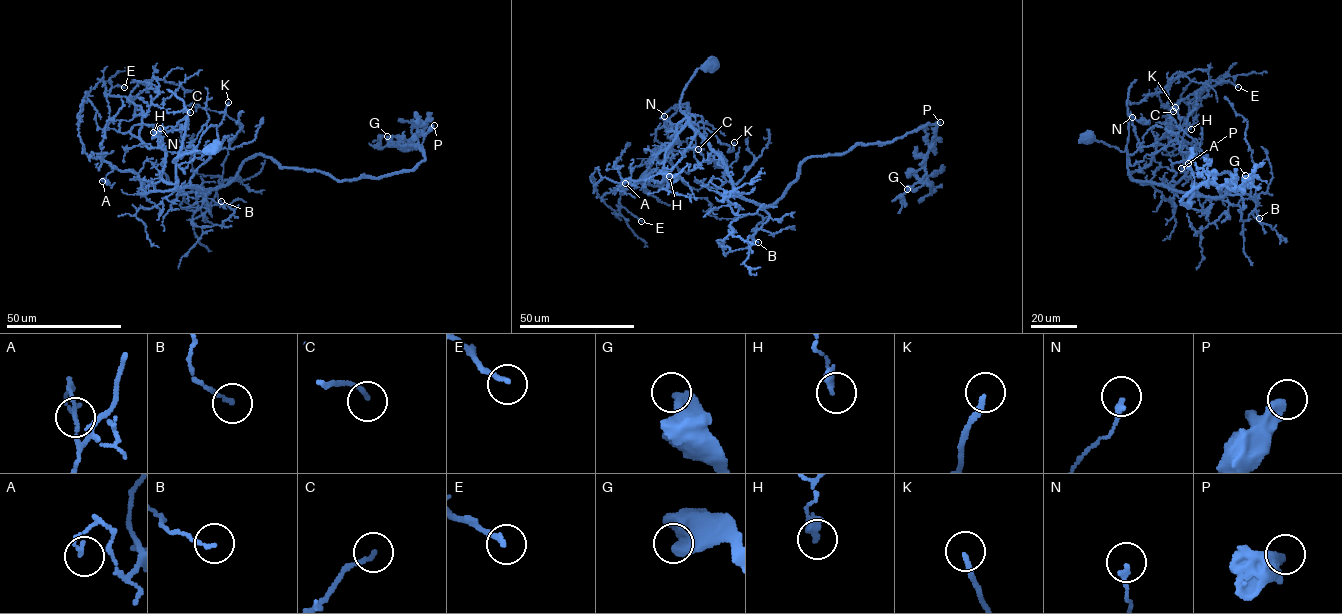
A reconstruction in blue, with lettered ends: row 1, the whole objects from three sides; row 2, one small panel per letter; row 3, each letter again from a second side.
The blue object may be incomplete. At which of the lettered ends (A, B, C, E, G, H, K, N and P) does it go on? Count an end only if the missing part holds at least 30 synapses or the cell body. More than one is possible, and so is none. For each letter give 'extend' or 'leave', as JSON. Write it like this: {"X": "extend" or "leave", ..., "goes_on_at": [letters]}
{"A": "leave", "B": "leave", "C": "leave", "E": "leave", "G": "leave", "H": "leave", "K": "leave", "N": "leave", "P": "leave", "goes_on_at": []}

